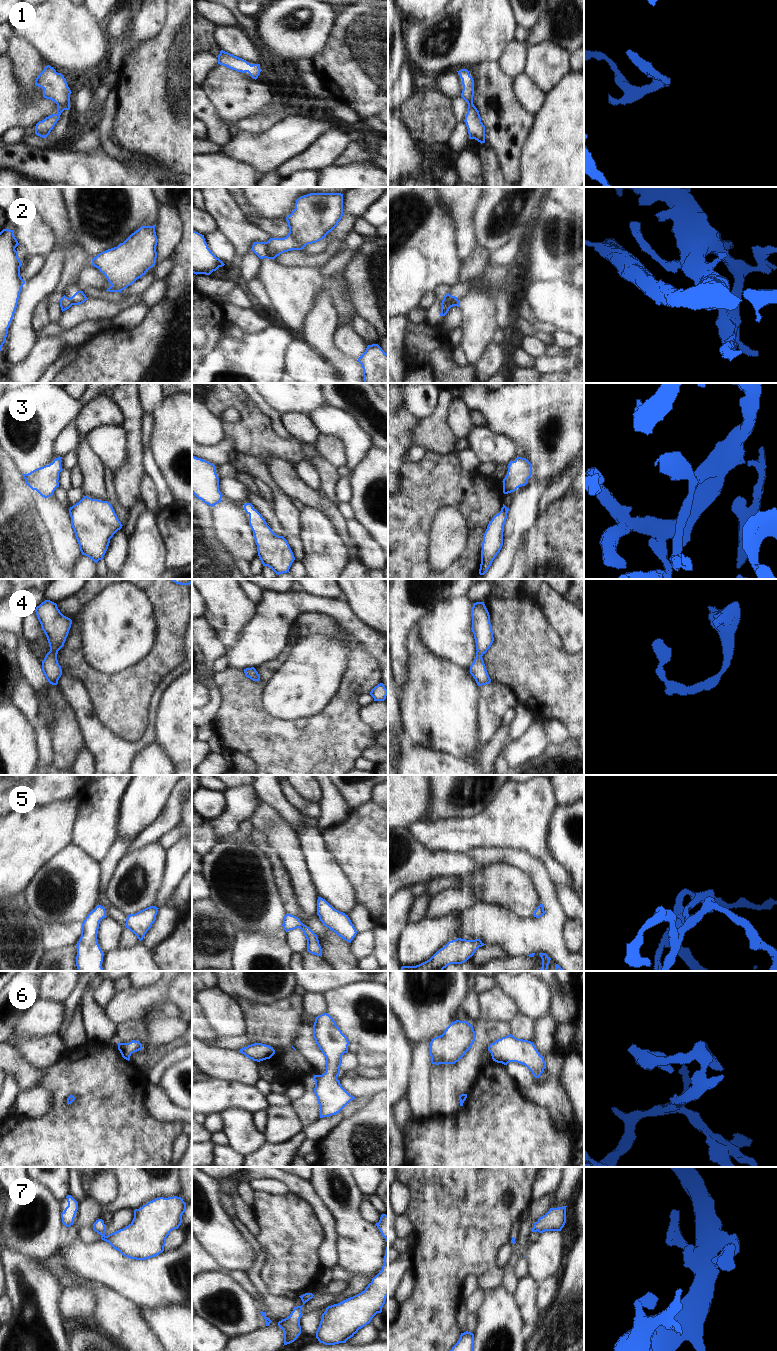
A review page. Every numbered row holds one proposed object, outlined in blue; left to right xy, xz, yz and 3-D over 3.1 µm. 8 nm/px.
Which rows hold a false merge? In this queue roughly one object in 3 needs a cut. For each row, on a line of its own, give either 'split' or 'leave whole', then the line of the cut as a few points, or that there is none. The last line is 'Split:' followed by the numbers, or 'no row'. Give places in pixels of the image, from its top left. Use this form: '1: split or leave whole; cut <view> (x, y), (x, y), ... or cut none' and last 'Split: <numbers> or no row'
1: leave whole; cut none
2: split; cut yz (457, 299), (453, 304), (442, 306)
3: leave whole; cut none
4: leave whole; cut none
5: leave whole; cut none
6: leave whole; cut none
7: leave whole; cut none
Split: 2

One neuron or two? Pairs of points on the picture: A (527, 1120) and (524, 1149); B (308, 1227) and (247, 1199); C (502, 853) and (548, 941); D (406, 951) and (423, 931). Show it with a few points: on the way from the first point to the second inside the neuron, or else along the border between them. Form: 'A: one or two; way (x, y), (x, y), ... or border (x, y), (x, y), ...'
A: one; way (527, 1127), (524, 1133), (524, 1142)
B: two; border (254, 1191), (254, 1200), (250, 1206)
C: one; way (527, 865), (542, 881), (550, 900), (550, 916)
D: one; way (411, 946), (421, 936)

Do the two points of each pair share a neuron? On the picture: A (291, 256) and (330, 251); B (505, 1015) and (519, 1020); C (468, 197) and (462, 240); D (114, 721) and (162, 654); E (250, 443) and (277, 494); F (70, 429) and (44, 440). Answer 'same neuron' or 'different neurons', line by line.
A: same neuron
B: different neurons
C: same neuron
D: same neuron
E: different neurons
F: different neurons

